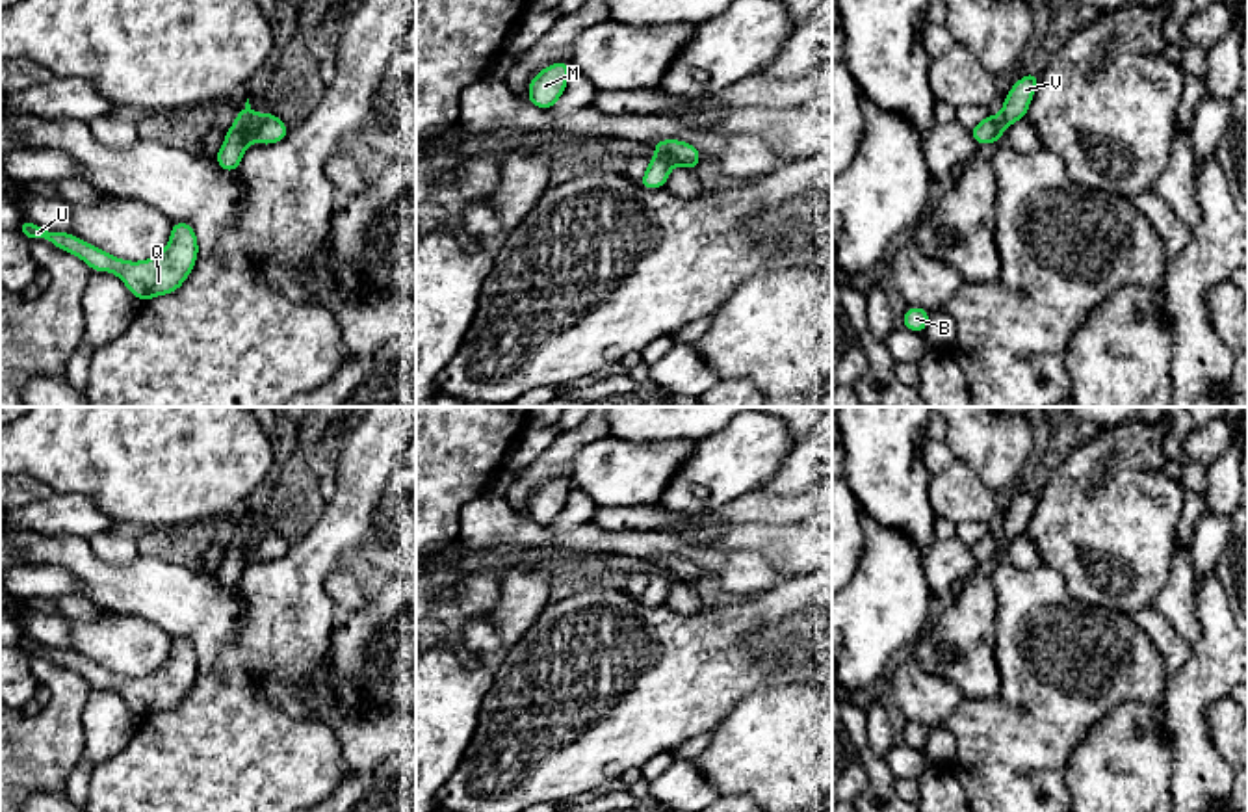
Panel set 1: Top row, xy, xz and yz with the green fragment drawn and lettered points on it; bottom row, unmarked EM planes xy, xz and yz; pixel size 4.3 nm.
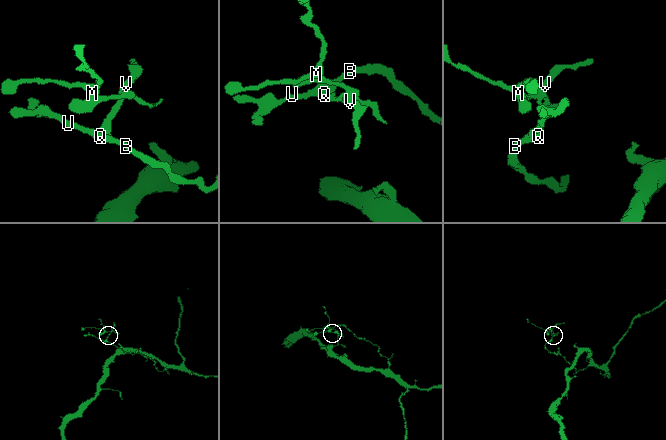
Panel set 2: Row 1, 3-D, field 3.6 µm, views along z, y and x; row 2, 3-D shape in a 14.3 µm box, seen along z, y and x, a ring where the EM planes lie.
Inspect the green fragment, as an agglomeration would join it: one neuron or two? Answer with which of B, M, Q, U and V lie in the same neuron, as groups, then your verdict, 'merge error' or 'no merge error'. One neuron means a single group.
B Q U V / M | merge error

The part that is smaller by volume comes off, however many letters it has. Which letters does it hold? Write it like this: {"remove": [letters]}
{"remove": ["M"]}

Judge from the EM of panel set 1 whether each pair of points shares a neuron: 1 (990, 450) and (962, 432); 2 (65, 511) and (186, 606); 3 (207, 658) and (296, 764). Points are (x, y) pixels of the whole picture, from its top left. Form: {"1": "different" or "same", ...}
{"1": "same", "2": "different", "3": "different"}

